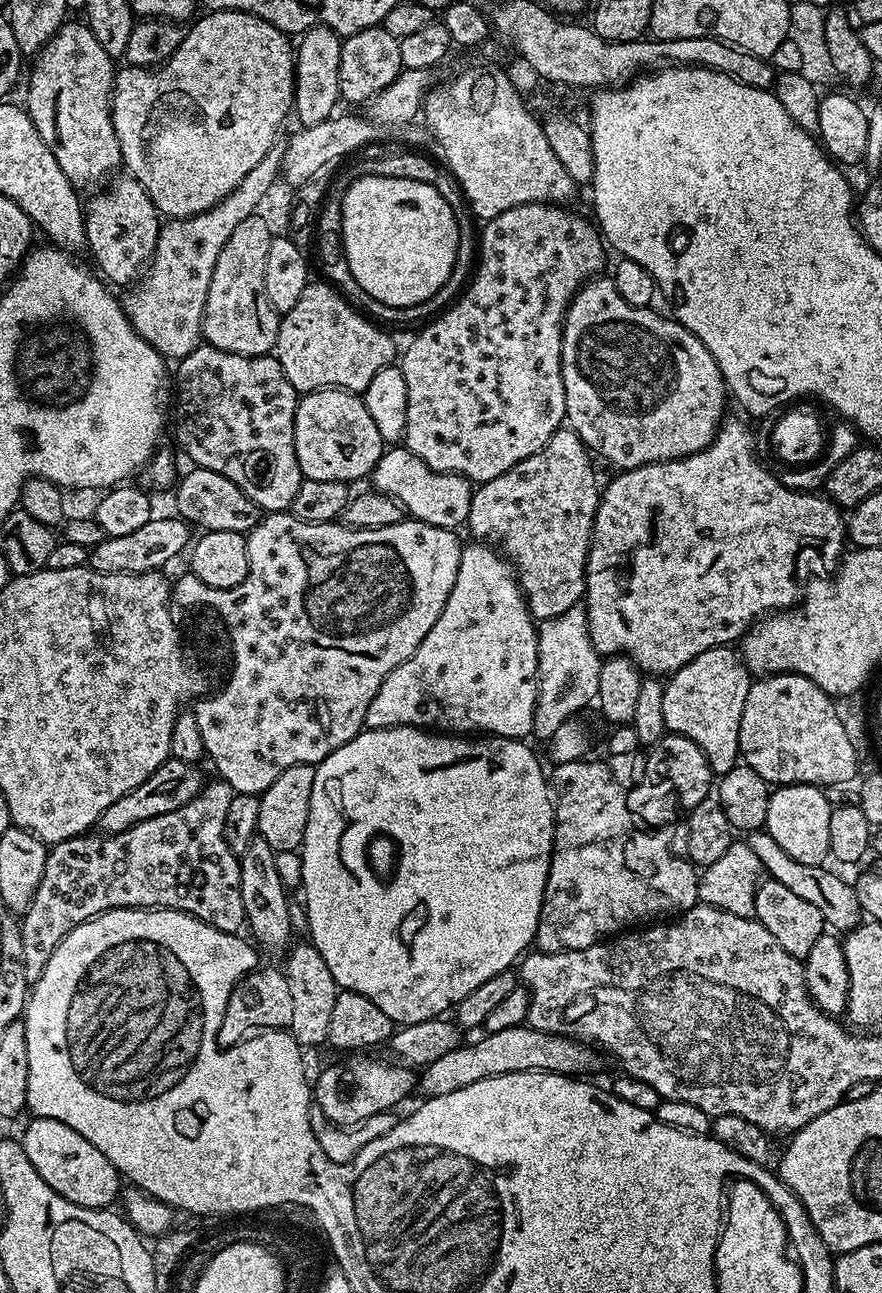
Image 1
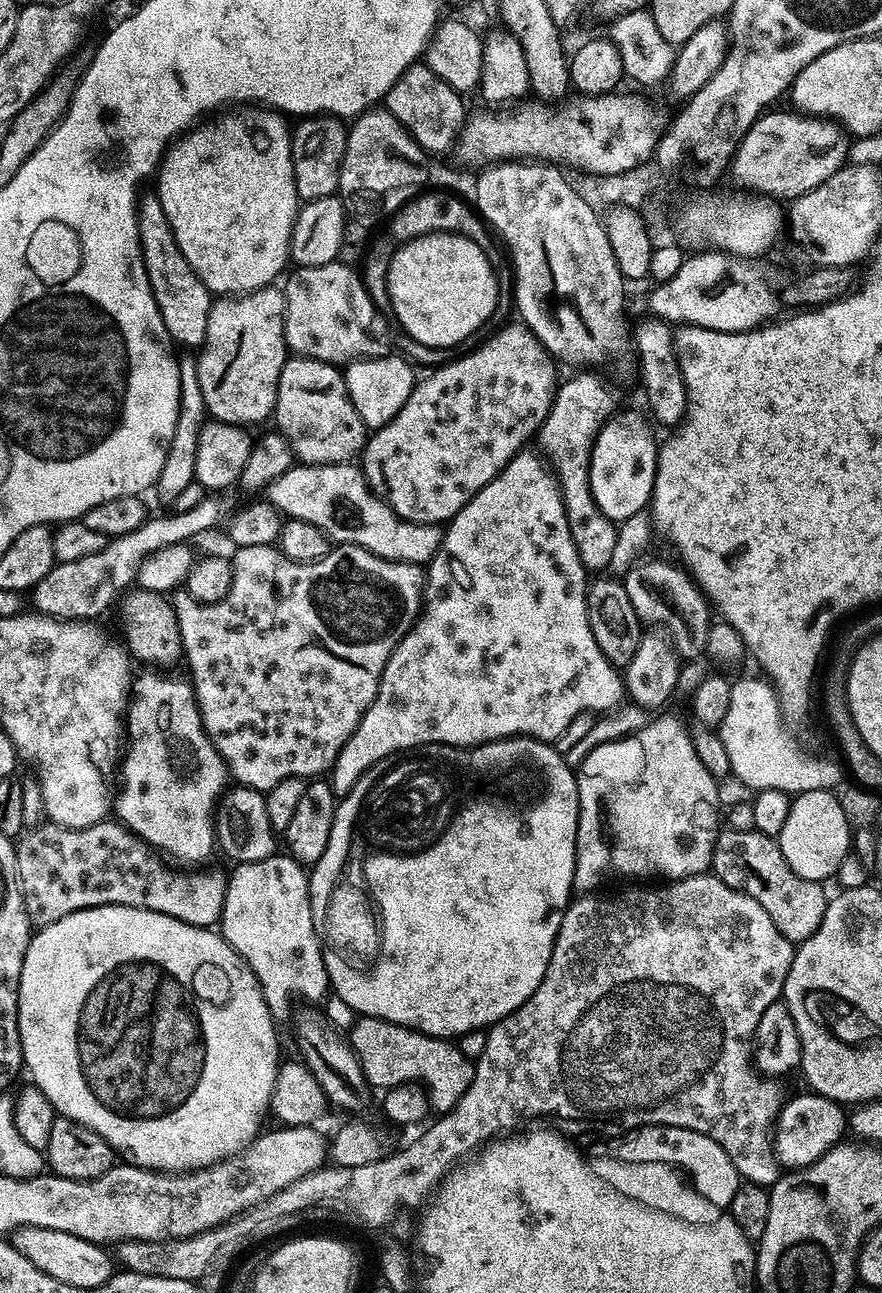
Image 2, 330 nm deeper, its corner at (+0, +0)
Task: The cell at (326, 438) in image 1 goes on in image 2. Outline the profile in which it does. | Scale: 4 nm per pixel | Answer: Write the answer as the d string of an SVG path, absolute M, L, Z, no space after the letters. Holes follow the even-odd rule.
M307 358L285 359L276 387L275 420L275 431L284 437L301 465L342 464L364 451L366 429L350 402L344 373L337 365Z

